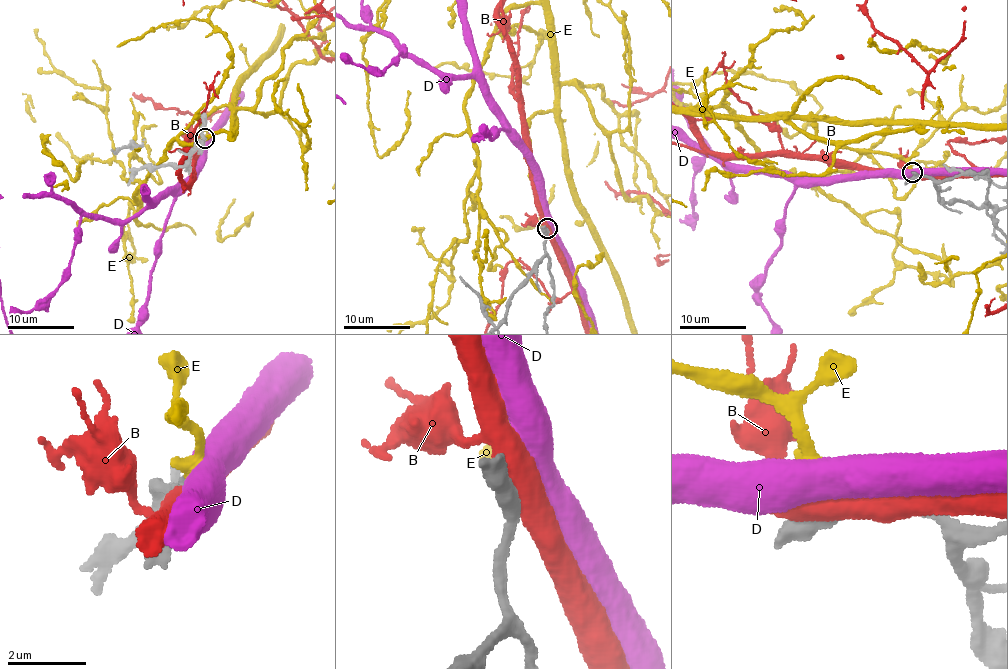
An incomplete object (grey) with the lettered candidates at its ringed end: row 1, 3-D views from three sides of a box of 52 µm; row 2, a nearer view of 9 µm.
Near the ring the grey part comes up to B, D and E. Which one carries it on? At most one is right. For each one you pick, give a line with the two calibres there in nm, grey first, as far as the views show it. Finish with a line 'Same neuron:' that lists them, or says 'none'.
E: 240 nm thick on the grey side, 360 nm on the other
Same neuron: E

